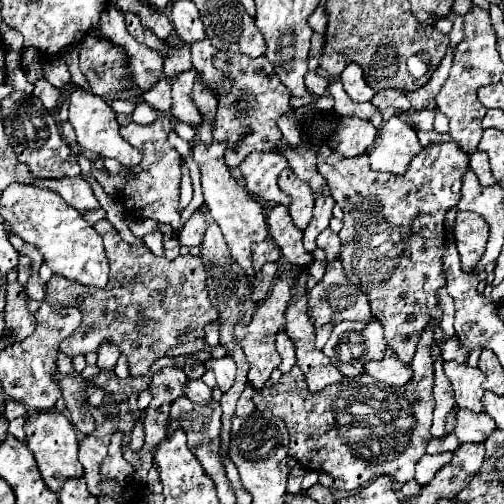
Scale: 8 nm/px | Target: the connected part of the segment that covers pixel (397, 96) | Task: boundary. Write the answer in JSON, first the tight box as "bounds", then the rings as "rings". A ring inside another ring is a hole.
{"bounds":[373,90,411,114],"rings":[[[381,90],[373,100],[375,108],[383,114],[387,108],[397,108],[397,110],[403,110],[407,112],[411,108],[411,102],[409,98],[405,96],[405,92],[397,92],[397,90]]]}

